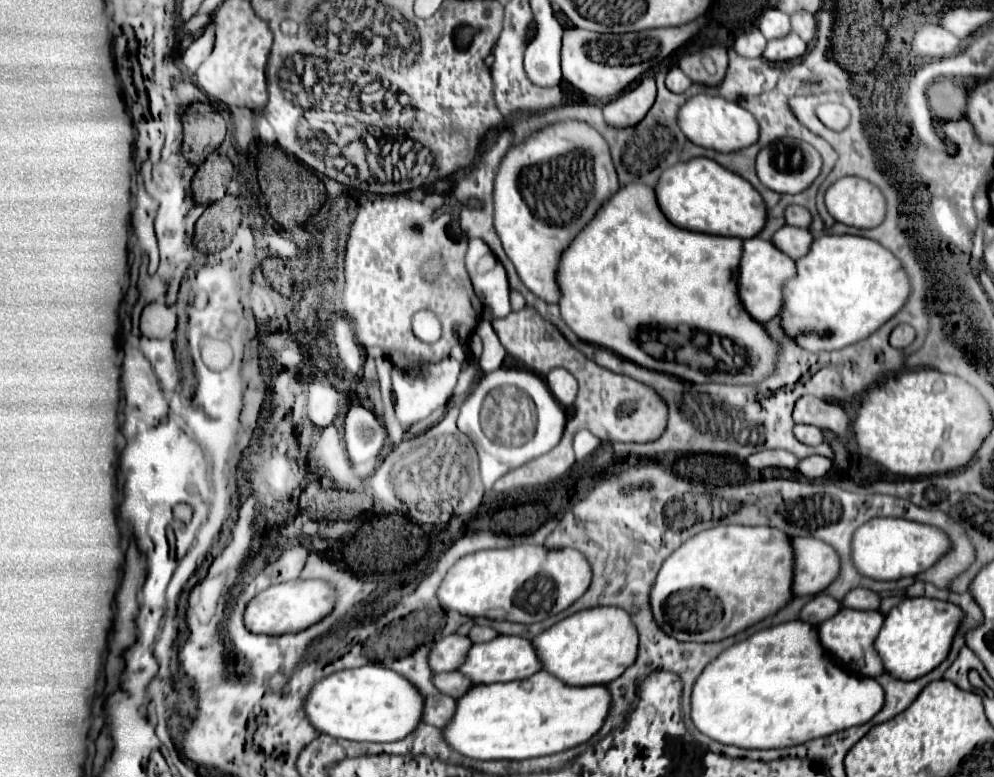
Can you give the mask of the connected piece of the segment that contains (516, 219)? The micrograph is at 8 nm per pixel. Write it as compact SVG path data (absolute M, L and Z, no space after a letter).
M555 122L507 150L493 184L493 224L507 258L535 296L545 302L559 300L555 270L561 252L617 190L617 172L607 142L587 122Z

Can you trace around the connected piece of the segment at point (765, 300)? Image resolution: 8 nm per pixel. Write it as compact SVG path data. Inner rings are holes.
M747 238L743 240L743 256L739 262L739 274L737 274L737 294L747 310L747 314L753 320L771 320L779 312L781 304L781 286L787 278L795 276L795 262L779 252L771 242L759 240L759 238Z

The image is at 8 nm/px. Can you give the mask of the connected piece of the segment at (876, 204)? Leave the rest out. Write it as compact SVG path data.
M843 176L825 192L829 214L847 226L875 228L885 218L885 198L877 186L863 178Z

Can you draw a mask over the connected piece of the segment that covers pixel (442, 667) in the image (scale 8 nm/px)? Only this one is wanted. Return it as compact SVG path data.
M451 634L437 640L429 652L429 666L433 672L451 672L463 664L467 650L471 648L471 640L467 636Z

